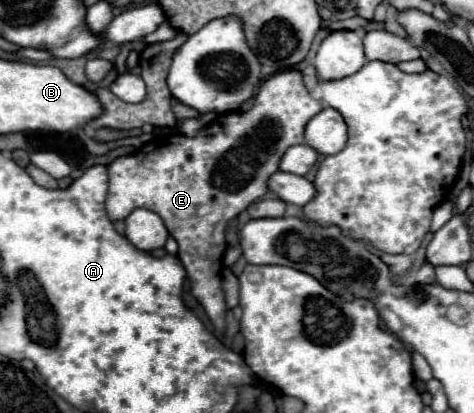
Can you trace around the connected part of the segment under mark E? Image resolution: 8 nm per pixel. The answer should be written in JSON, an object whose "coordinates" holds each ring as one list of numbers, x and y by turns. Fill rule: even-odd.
{"coordinates":[[285,70,269,76,261,90,253,98,253,106,247,112,227,112,219,114,211,124,201,128,193,138,185,134,161,136,145,144,137,154,121,156,107,166,109,172,109,192,105,200,105,210,111,220,125,220,135,208,147,208,159,214,171,236,179,244,179,260,187,270,191,282,191,294,203,304,207,316,211,318,215,332,225,332,225,294,221,290,221,268,225,252,225,228,231,218,237,218,251,202,269,192,267,182,279,170,279,162,289,146,305,142,307,122,323,110,323,102,311,98,303,84,303,74,297,70]]}

